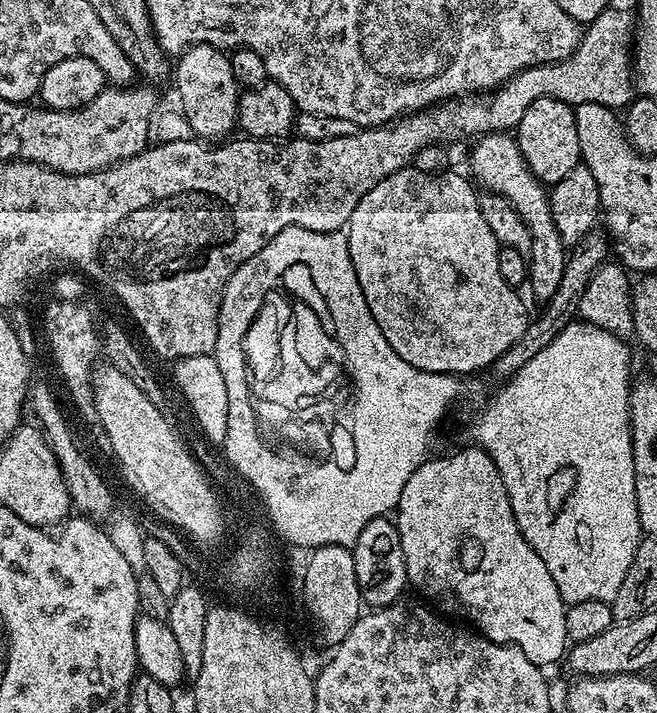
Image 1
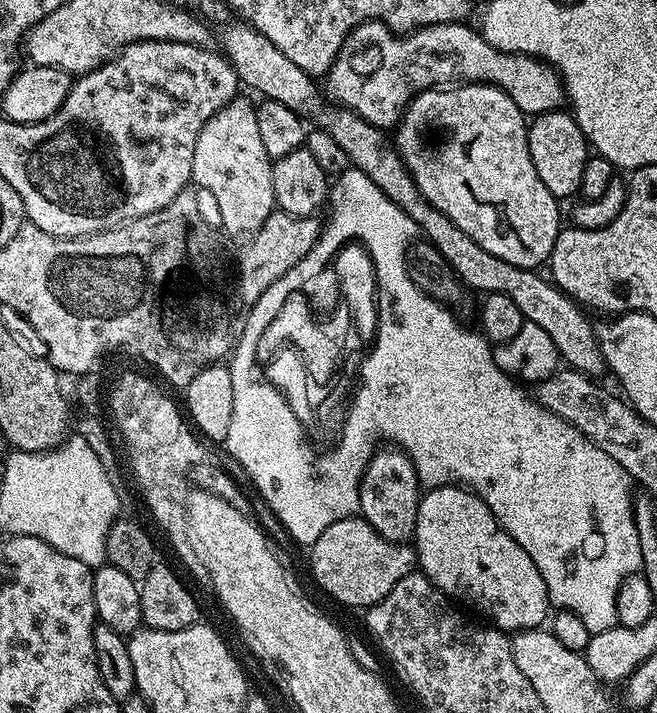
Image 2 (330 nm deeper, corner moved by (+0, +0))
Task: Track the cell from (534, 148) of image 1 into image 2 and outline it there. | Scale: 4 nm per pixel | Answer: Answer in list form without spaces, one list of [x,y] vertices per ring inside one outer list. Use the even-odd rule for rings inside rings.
[[[567,111],[542,112],[528,126],[528,145],[534,170],[538,170],[538,178],[542,178],[550,194],[558,198],[572,195],[575,197],[580,190],[582,170],[590,155],[589,142],[582,134],[578,122]]]

